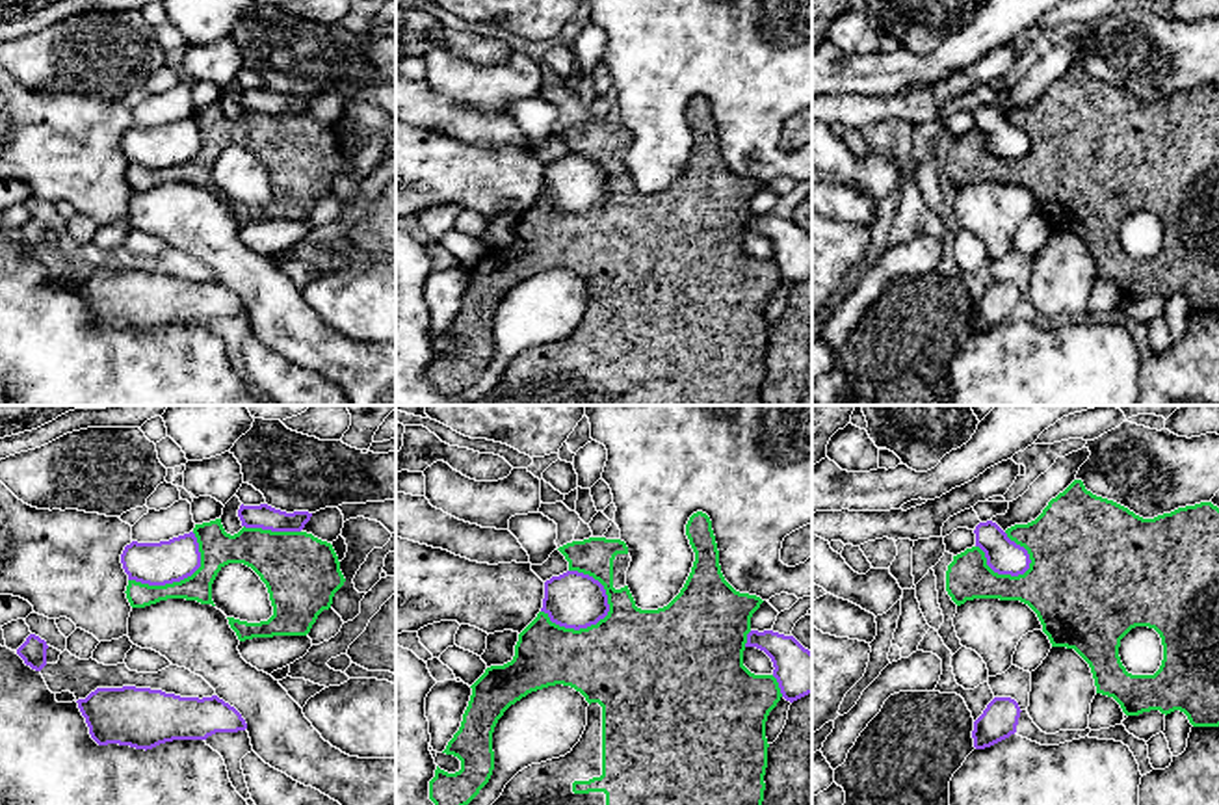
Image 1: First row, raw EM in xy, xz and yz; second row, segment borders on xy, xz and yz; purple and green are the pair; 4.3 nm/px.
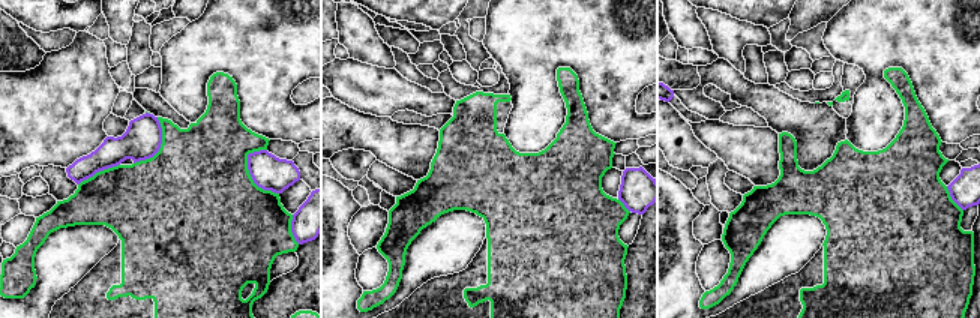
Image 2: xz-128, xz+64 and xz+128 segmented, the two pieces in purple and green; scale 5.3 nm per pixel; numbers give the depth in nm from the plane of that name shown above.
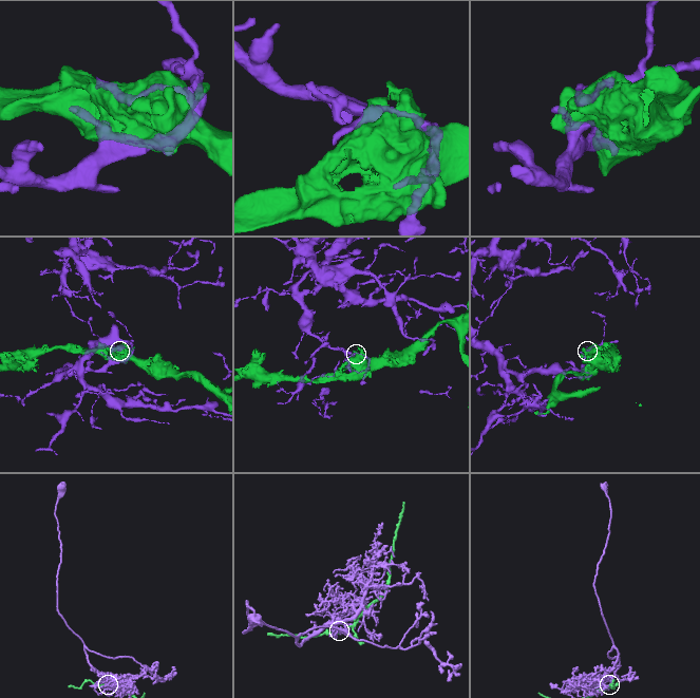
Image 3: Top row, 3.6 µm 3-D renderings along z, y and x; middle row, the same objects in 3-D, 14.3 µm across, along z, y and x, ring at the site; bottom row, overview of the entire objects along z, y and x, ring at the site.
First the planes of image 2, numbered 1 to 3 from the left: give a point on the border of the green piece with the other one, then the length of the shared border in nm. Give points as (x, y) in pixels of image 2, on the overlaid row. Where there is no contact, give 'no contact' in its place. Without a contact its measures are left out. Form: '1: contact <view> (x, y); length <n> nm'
1: contact xz-128 (252, 179); length 280 nm
2: contact xz+64 (625, 206); length 100 nm
3: contact xz+128 (952, 198); length 160 nm

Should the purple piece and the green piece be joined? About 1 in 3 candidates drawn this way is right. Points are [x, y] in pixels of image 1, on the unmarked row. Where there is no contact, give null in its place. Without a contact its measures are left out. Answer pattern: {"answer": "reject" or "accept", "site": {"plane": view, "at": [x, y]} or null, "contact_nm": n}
{"answer": "reject", "site": {"plane": "xz", "at": [578, 212]}, "contact_nm": 300}

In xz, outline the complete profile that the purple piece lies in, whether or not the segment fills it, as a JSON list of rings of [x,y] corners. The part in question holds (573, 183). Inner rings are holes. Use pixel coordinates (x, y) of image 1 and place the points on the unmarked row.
[[[567,154],[544,165],[541,195],[559,210],[580,214],[604,203],[610,188],[598,164],[578,154]]]

